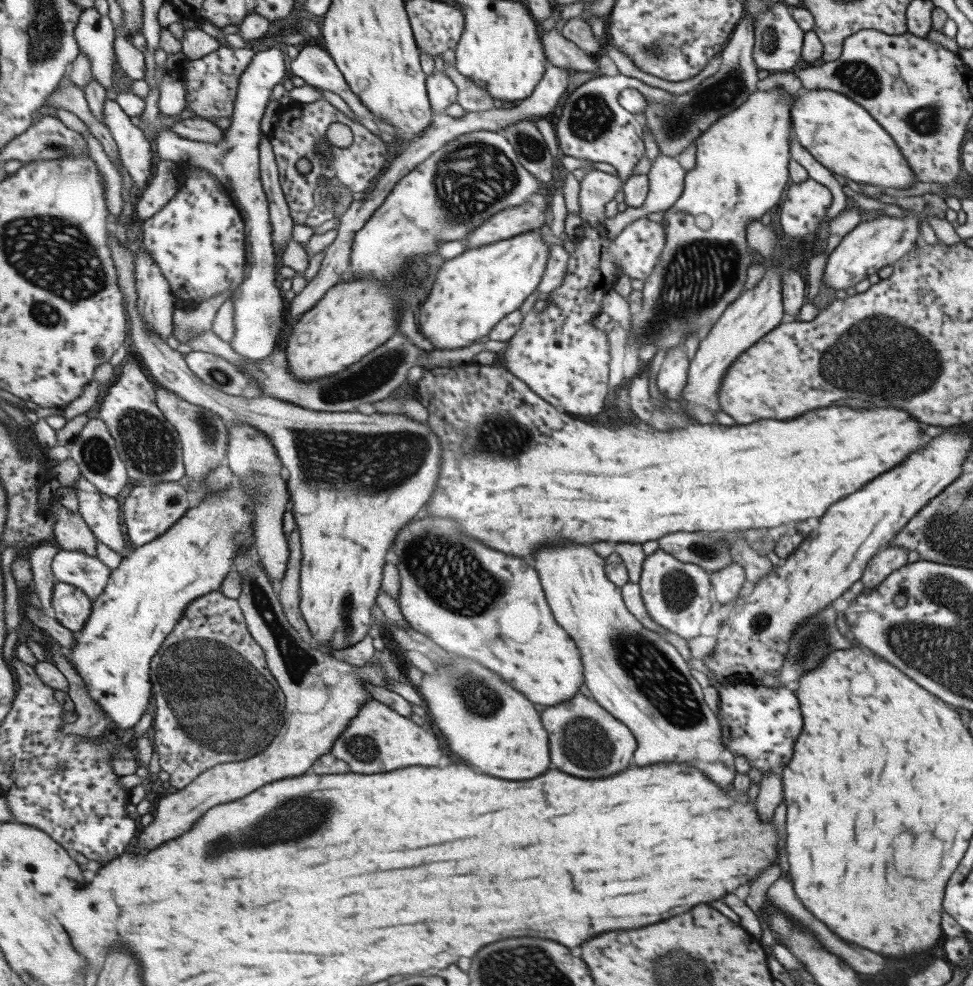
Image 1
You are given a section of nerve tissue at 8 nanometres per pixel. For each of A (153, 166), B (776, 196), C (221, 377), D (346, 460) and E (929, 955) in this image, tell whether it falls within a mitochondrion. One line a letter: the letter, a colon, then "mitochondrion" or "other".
A: other
B: other
C: mitochondrion
D: mitochondrion
E: other

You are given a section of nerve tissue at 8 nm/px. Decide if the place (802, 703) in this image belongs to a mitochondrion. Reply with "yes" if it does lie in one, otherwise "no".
no

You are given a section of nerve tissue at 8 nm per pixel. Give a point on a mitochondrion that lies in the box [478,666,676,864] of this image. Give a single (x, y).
(583, 742)

